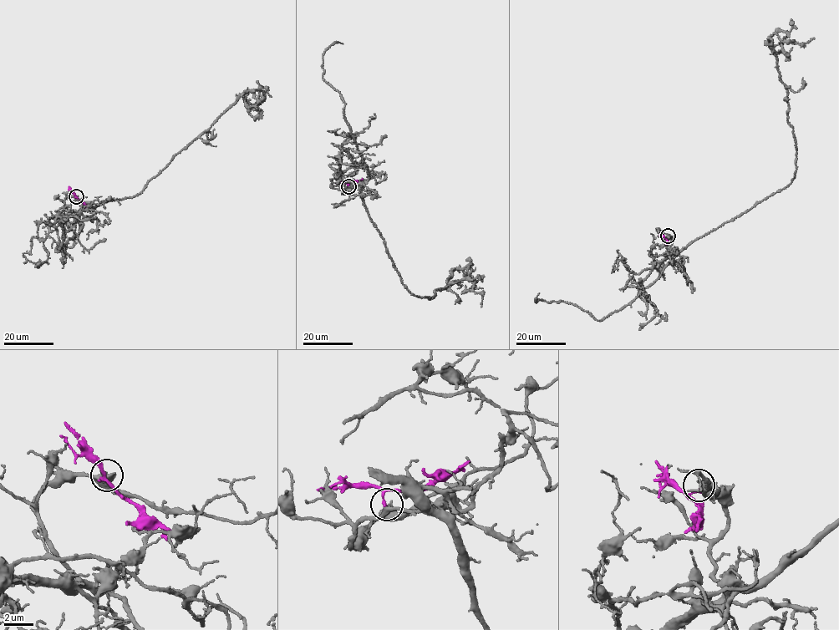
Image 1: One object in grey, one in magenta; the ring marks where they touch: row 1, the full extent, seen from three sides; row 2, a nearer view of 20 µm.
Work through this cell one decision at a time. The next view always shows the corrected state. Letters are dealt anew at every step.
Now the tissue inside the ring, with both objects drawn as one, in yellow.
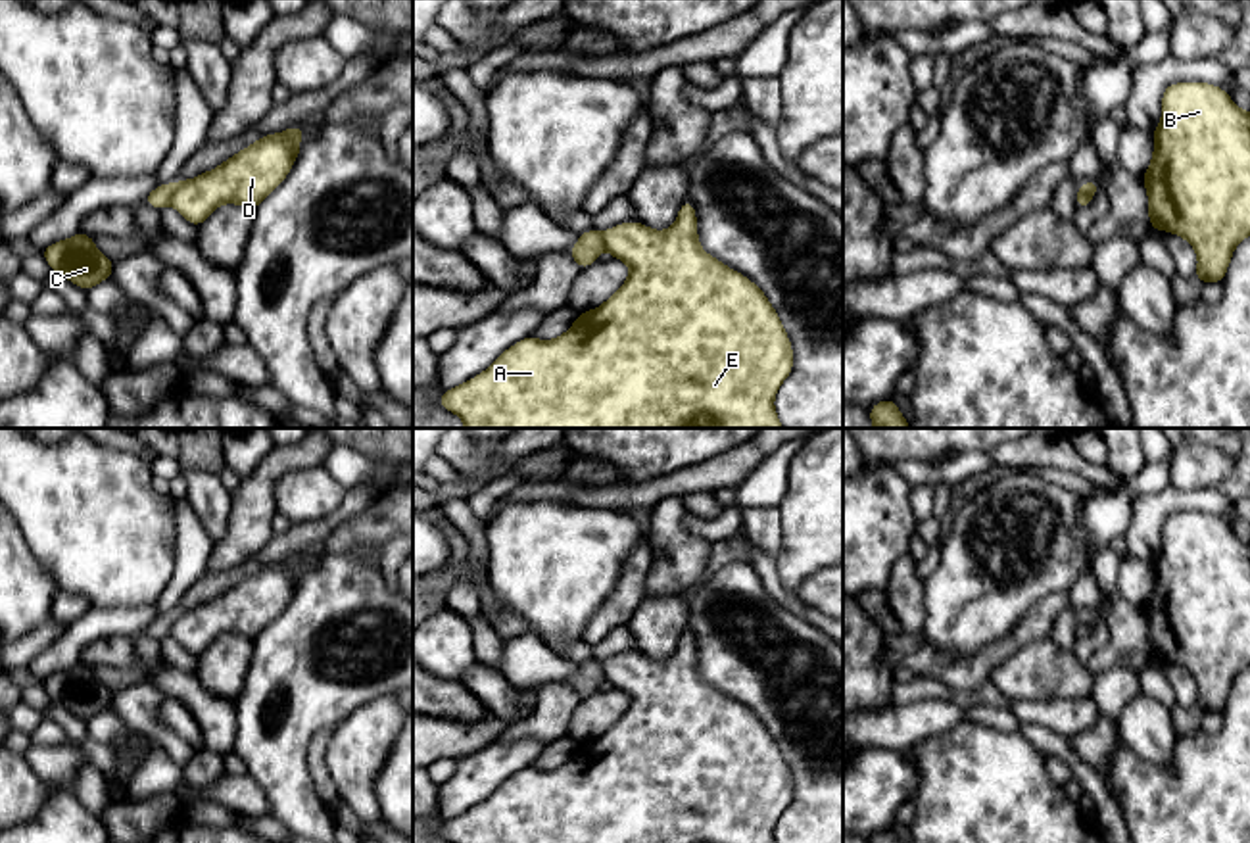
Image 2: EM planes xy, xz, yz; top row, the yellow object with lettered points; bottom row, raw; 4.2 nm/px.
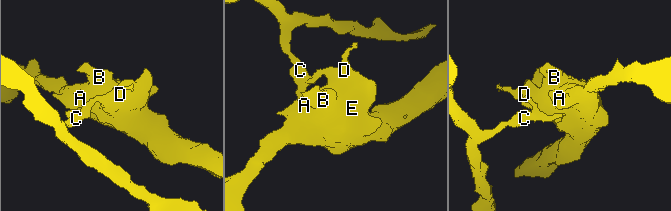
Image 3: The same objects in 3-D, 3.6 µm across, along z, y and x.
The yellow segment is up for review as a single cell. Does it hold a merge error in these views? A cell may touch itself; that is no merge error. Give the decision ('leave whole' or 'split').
split

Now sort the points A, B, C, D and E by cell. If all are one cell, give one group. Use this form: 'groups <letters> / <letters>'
groups A B D E / C

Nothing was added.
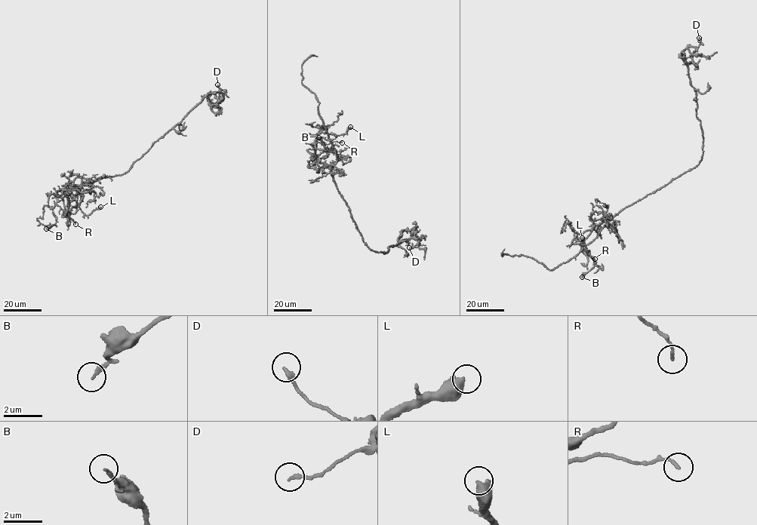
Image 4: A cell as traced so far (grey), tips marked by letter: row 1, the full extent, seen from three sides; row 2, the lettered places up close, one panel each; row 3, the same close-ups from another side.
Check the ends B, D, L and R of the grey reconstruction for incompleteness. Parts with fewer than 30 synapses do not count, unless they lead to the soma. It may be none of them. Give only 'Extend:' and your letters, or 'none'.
Extend: none

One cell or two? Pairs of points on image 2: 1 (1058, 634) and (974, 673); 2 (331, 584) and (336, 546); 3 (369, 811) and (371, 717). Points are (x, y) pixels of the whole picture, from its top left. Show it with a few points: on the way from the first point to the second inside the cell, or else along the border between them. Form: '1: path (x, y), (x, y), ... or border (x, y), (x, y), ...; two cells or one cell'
1: border (1068, 602), (1055, 619), (1049, 636); two cells
2: border (325, 553), (361, 555), (379, 565); two cells
3: path (363, 788), (363, 740); one cell

